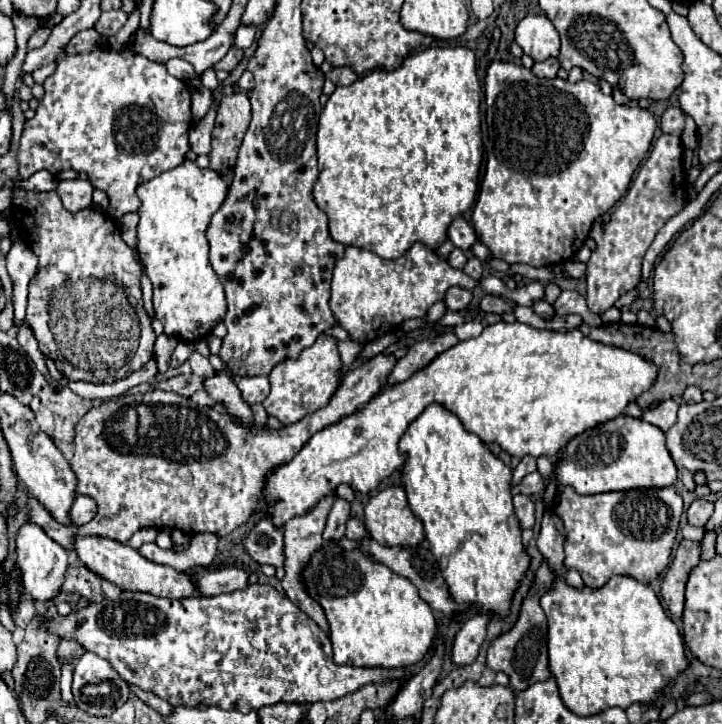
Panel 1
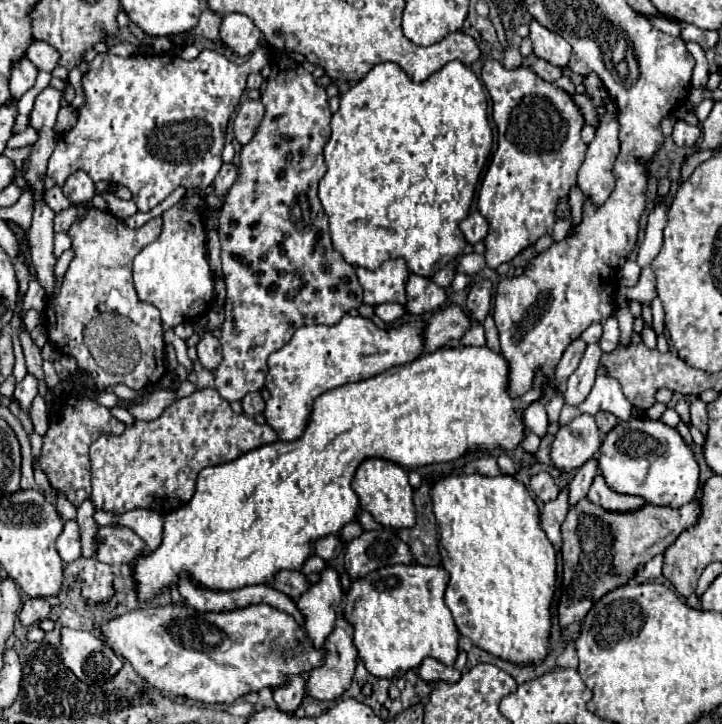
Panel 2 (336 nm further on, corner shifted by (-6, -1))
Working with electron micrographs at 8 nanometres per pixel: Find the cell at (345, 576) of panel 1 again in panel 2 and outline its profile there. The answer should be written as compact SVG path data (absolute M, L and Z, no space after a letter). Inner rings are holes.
M394 564L384 566L366 574L364 578L352 580L346 592L344 618L354 628L354 644L358 648L358 658L364 662L366 670L378 678L398 678L408 670L418 668L424 658L436 658L438 662L452 666L458 656L458 630L454 626L452 614L444 604L444 590L448 584L448 572L442 566L420 566L420 564Z

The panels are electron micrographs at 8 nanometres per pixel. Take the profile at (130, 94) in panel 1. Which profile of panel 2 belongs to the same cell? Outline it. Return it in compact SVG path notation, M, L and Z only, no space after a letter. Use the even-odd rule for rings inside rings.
M258 48L248 62L244 62L242 66L230 62L226 56L222 56L220 52L214 52L214 50L202 50L200 56L192 62L188 60L182 60L178 56L170 56L170 54L152 54L152 56L144 56L144 54L134 54L134 56L128 56L128 58L122 58L122 56L114 56L114 54L98 54L92 62L90 62L90 68L88 72L82 74L82 90L84 90L84 98L86 102L78 108L78 122L68 130L64 132L60 138L58 138L58 144L56 144L56 150L54 154L50 156L48 160L48 178L52 178L58 186L62 186L66 182L66 178L76 172L76 170L84 170L94 182L100 182L100 180L106 180L106 182L116 182L116 184L122 184L126 186L130 192L132 192L132 200L136 202L138 210L140 212L148 212L152 210L154 206L158 206L174 188L178 186L186 186L186 188L194 188L194 186L208 186L214 176L218 174L218 170L222 168L222 148L224 148L224 136L226 136L226 126L228 126L228 120L230 120L230 114L234 112L234 108L238 106L240 102L240 96L246 88L246 78L248 74L252 72L260 72L266 64L268 64L268 48Z

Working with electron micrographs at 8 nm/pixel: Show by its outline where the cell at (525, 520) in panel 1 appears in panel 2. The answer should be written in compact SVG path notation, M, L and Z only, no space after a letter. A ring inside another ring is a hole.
M546 472L532 476L532 480L530 480L530 490L534 492L534 496L536 496L542 504L546 504L546 502L550 502L550 500L556 500L556 496L560 494L558 484L556 484L554 478L552 478L550 474L546 474Z

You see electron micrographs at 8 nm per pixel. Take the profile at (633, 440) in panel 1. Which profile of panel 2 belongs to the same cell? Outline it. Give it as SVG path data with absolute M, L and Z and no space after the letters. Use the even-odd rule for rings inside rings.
M630 418L626 422L618 422L600 446L598 468L610 490L640 496L654 506L684 506L694 500L700 486L698 464L692 450L684 444L678 430L660 420Z

